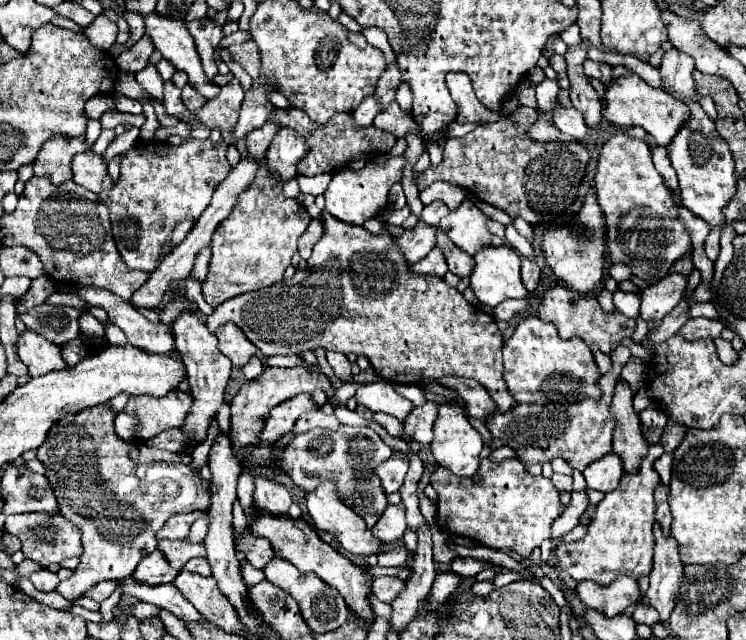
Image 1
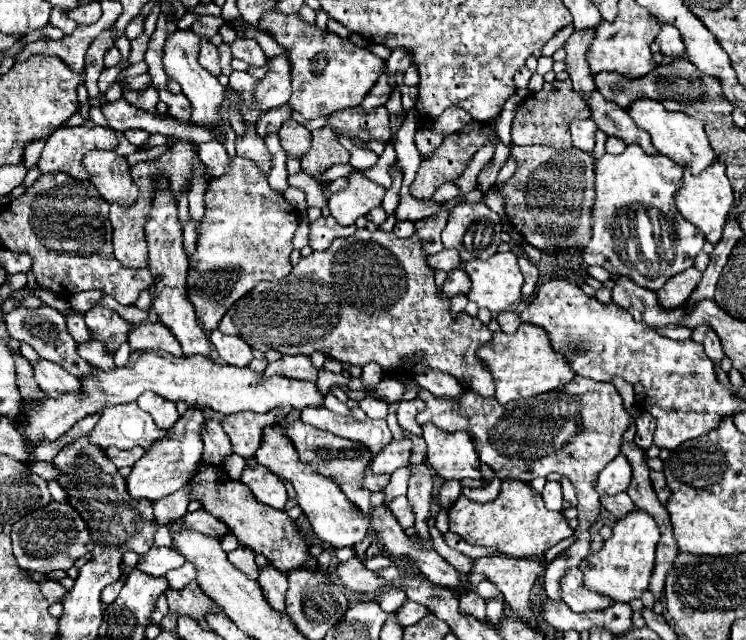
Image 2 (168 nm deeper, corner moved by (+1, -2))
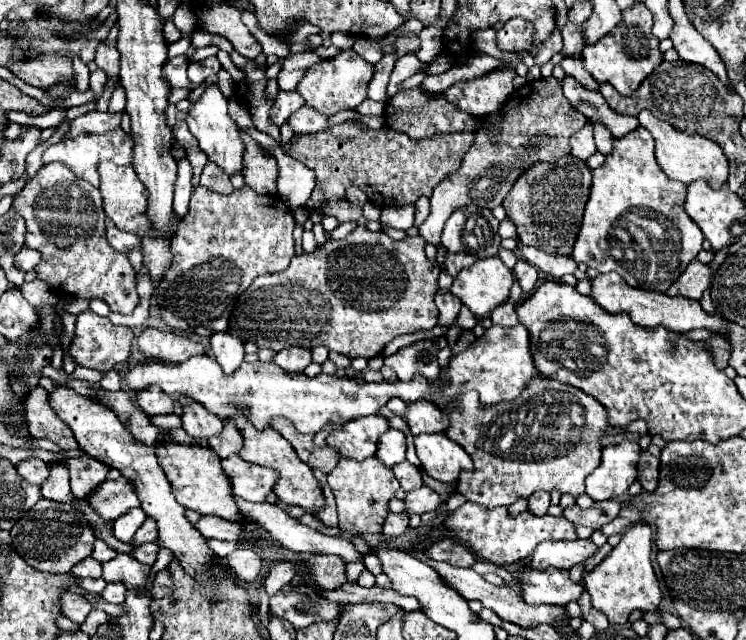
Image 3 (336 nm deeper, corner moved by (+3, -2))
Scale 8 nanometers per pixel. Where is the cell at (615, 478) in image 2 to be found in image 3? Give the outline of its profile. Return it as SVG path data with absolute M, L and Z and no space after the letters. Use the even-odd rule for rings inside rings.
M624 440L616 446L604 446L598 468L586 478L586 494L596 502L624 496L636 480L634 460L638 456L638 442Z

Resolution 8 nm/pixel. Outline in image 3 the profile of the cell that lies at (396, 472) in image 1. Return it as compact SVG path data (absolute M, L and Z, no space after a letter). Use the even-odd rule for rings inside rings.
M390 428L378 442L378 452L376 456L388 466L392 468L394 464L402 462L406 458L406 436L400 430Z

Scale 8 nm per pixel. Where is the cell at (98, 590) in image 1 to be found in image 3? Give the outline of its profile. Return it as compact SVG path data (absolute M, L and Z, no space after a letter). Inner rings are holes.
M108 584L106 590L102 592L102 598L110 604L124 604L126 600L126 586L124 584Z

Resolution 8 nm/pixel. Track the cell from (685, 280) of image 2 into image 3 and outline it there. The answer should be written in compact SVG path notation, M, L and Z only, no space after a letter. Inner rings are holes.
M698 260L690 262L684 274L668 288L670 296L684 296L690 300L700 300L702 292L712 282L712 270L708 264L702 264Z

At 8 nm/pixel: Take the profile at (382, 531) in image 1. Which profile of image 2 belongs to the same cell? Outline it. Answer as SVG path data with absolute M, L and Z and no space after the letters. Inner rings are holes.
M398 496L390 502L390 512L394 514L394 518L398 520L398 524L406 530L414 524L414 512L412 512L412 506L408 504L408 498L406 496Z

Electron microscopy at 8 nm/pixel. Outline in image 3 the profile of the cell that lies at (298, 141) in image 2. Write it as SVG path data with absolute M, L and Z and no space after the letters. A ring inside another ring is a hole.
M302 108L302 110L296 110L288 124L294 128L296 134L310 134L310 132L324 132L328 130L328 116L320 114L320 112L314 112L312 108Z

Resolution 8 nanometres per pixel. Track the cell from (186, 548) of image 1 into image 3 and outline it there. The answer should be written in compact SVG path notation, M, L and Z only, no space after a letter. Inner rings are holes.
M118 554L114 560L104 564L104 574L102 578L106 582L122 582L128 590L138 590L144 588L150 576L150 566L140 564L134 556L130 554Z

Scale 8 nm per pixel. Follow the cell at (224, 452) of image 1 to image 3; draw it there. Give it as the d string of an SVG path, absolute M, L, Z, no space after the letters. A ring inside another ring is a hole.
M178 400L182 406L182 428L192 438L210 438L222 430L222 420L212 412L206 412L202 404L194 404L194 400Z

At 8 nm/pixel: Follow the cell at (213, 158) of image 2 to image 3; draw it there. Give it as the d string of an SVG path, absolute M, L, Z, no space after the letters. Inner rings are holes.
M208 162L208 164L204 166L202 176L200 176L200 184L202 184L204 188L210 188L210 190L218 192L218 194L228 194L230 190L234 190L230 178L228 178L228 176L224 174L224 170L218 168L214 162Z

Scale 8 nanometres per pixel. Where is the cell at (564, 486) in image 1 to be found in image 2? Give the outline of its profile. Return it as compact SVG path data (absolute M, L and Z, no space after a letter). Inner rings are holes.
M546 482L544 490L542 490L542 498L548 510L562 510L562 486L560 482Z

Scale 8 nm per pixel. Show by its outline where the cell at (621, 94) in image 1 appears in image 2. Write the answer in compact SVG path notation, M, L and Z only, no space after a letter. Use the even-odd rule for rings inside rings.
M648 98L634 100L628 106L628 114L638 124L638 128L646 130L652 136L652 144L656 146L656 150L660 154L668 156L670 160L674 160L676 164L688 164L692 168L692 172L700 174L716 158L716 154L708 142L708 136L704 132L704 124L700 120L686 116L684 112L670 112L664 108L662 102L648 100Z

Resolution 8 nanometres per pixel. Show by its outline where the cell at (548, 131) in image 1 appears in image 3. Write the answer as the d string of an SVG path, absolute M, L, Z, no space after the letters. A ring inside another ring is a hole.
M550 76L548 80L540 78L532 84L524 84L520 88L520 98L518 94L510 96L506 108L502 108L500 114L502 120L498 124L476 132L474 144L470 146L466 156L462 156L458 172L452 172L434 188L434 194L430 198L430 216L418 228L420 236L426 242L440 242L444 220L448 220L454 208L478 204L494 210L496 206L500 206L522 170L530 168L536 162L556 162L560 156L570 154L570 136L586 124L586 116L582 116L572 108L572 104L568 104L566 96L562 94L560 80L556 80L554 76Z

